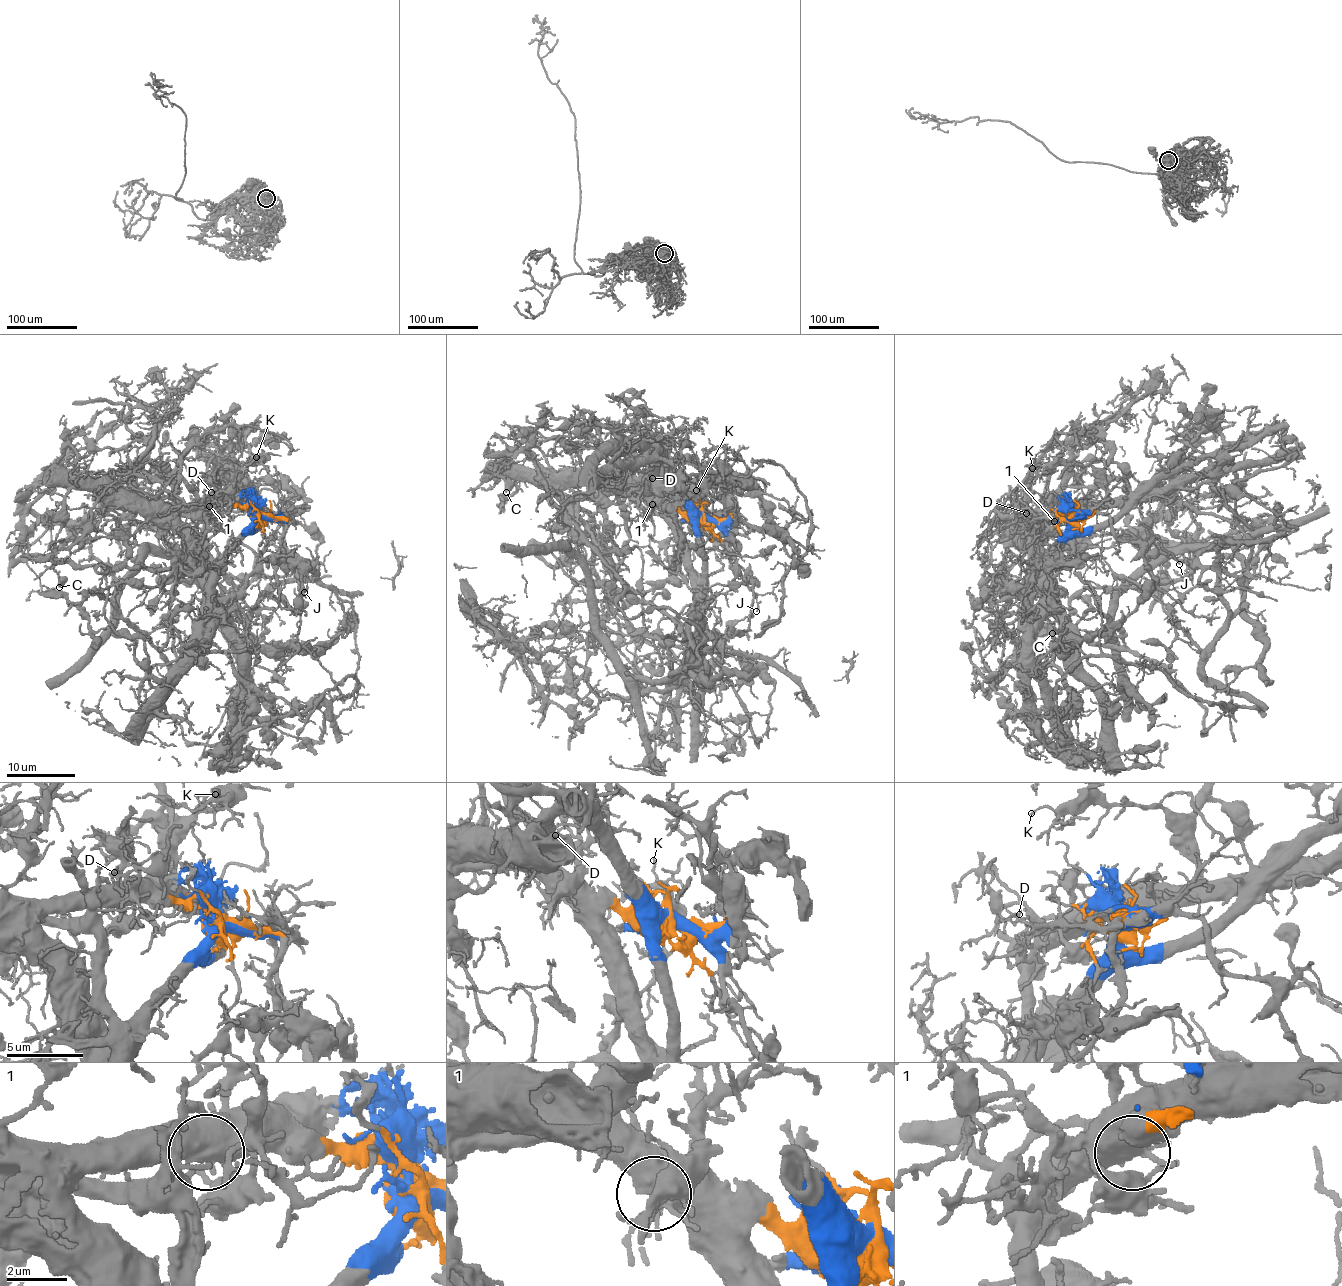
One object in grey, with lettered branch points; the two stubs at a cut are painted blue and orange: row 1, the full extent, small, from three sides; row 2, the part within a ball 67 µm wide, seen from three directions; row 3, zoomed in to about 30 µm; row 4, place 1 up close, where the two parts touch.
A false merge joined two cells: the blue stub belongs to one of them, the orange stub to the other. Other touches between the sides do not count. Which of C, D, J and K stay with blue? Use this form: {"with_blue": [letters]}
{"with_blue": ["J"]}

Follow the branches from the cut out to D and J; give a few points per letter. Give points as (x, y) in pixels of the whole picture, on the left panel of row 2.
D: (259, 514), (221, 503), (222, 489), (211, 492)
J: (259, 514), (281, 520), (289, 557), (303, 562), (306, 571), (307, 582), (304, 592)

